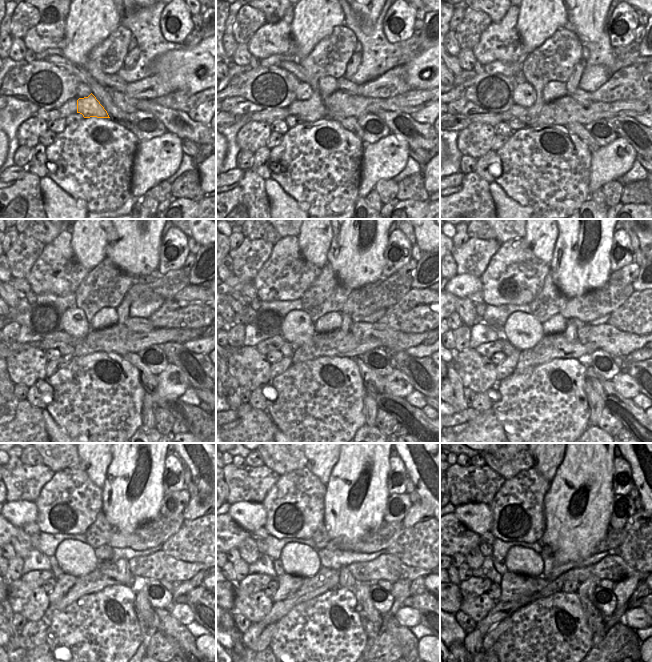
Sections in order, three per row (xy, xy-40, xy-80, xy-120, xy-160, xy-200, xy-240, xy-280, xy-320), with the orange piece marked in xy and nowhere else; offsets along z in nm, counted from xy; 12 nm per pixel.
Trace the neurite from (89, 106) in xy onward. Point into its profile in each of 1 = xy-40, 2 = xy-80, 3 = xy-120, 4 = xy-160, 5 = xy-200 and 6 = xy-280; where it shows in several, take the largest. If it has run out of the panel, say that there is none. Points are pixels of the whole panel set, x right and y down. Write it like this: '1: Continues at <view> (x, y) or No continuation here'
1: Continues at xy-40 (313, 109)
2: Continues at xy-80 (527, 115)
3: Continues at xy-120 (53, 341)
4: Continues at xy-160 (277, 341)
5: Continues at xy-200 (487, 350)
6: Continues at xy-280 (253, 583)

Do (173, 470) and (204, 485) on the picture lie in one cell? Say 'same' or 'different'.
different

